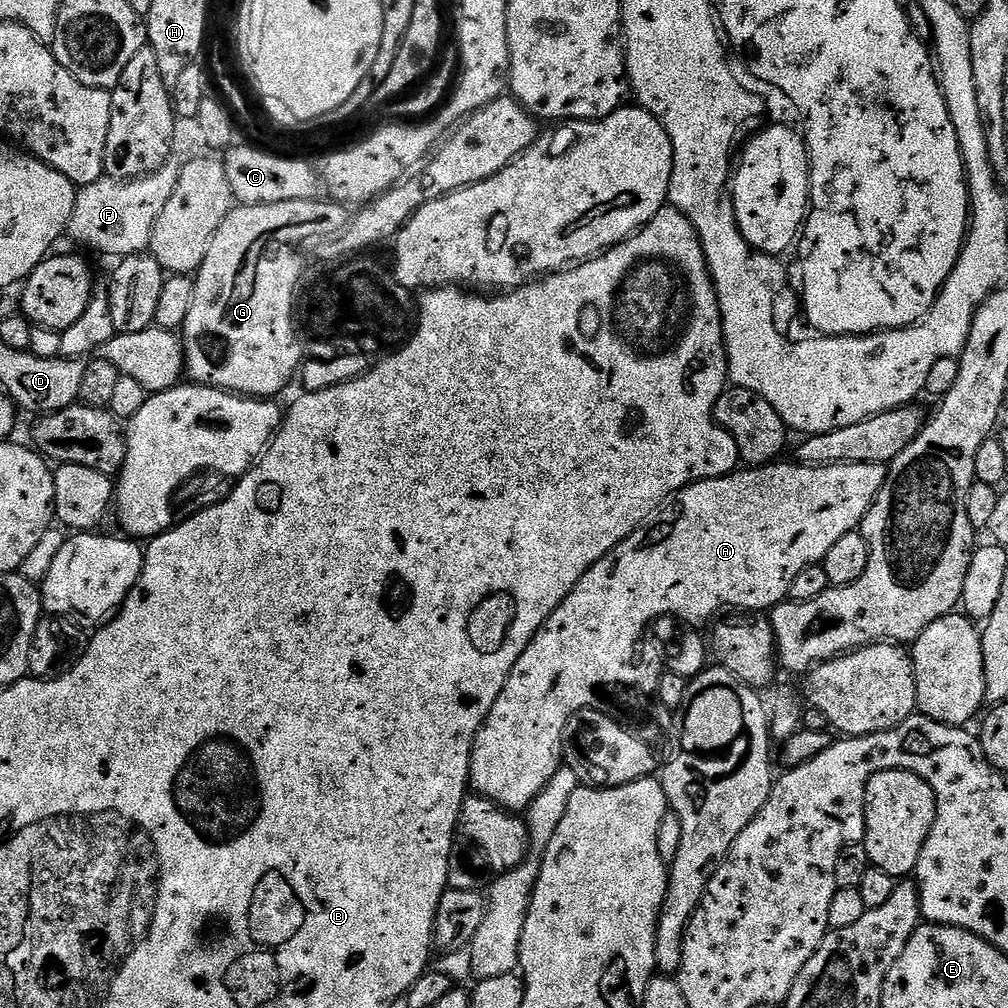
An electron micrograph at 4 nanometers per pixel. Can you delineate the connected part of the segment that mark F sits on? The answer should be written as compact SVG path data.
M169 158L156 172L136 180L116 180L105 174L98 182L83 185L76 193L74 214L68 223L67 235L104 256L139 256L152 246L154 222L178 186L181 161Z

